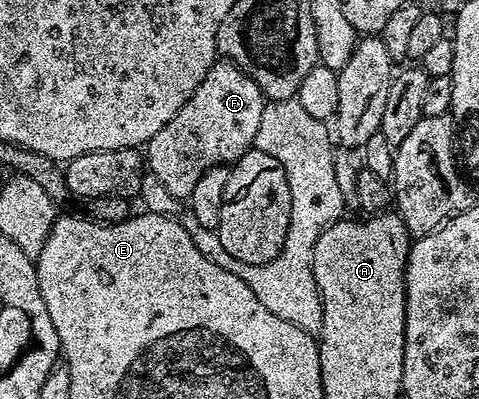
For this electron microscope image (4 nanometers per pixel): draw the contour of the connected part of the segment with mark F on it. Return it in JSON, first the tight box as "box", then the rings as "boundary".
{"box":[147,62,265,201],"boundary":[[[227,62],[213,64],[182,110],[148,140],[147,171],[158,178],[176,200],[187,201],[202,174],[211,168],[235,164],[255,145],[265,103],[264,92],[242,69]]]}

